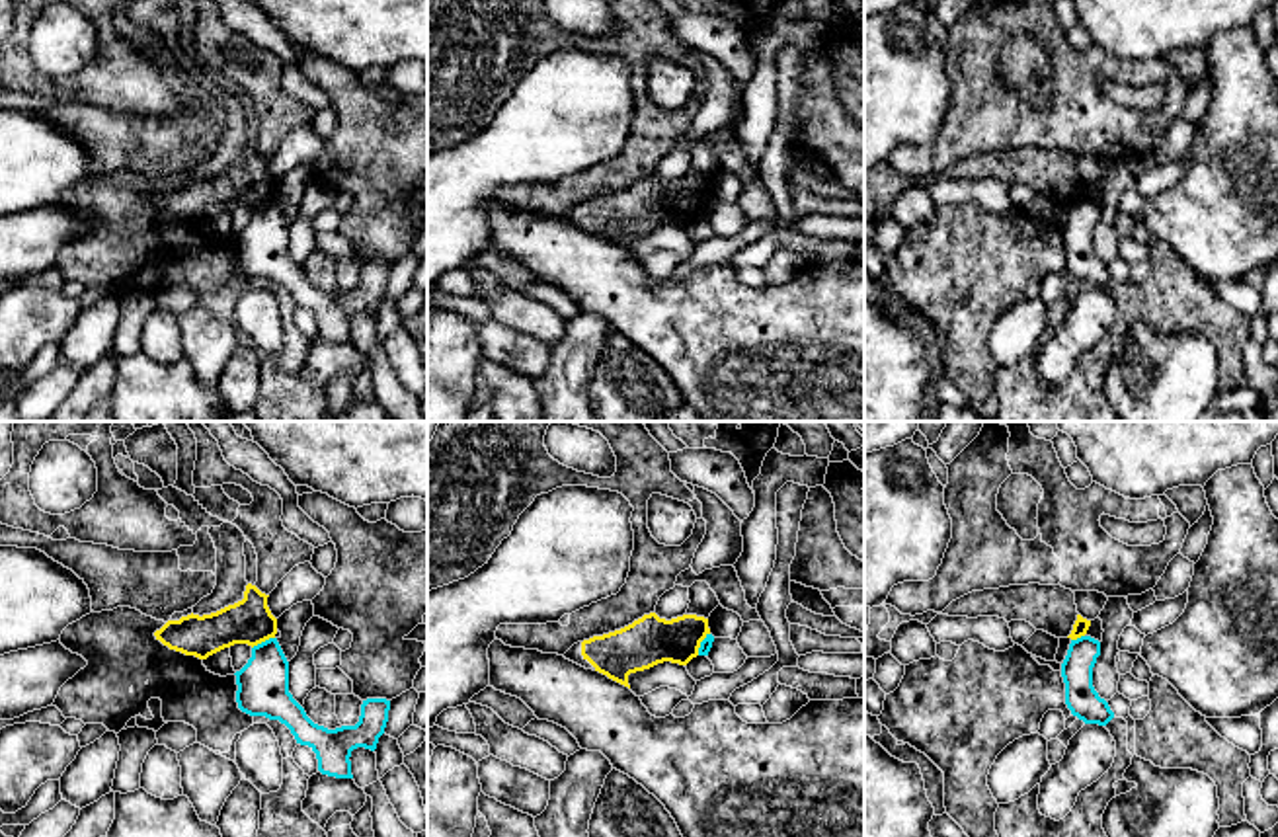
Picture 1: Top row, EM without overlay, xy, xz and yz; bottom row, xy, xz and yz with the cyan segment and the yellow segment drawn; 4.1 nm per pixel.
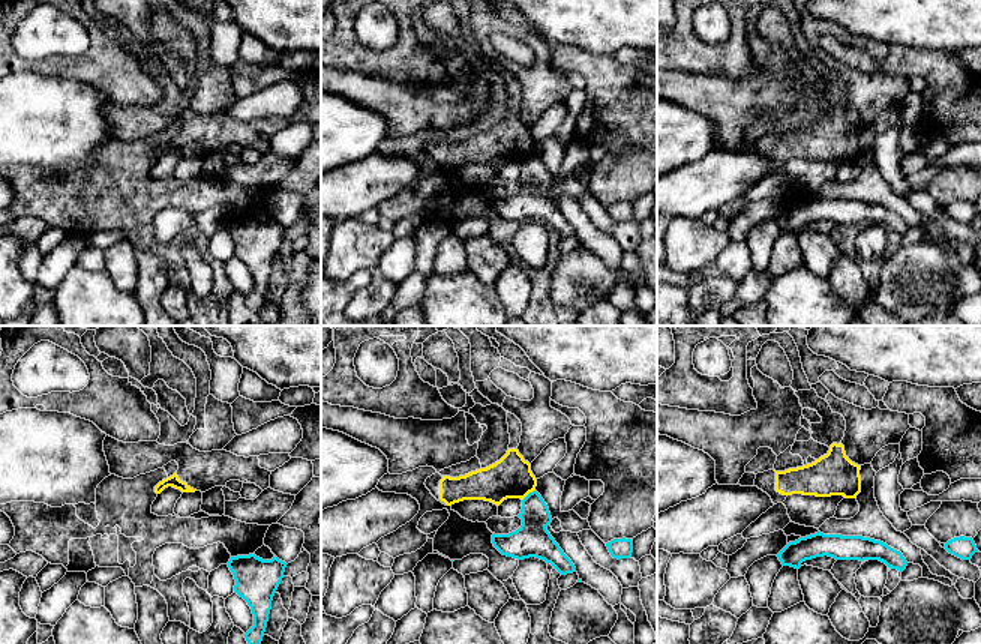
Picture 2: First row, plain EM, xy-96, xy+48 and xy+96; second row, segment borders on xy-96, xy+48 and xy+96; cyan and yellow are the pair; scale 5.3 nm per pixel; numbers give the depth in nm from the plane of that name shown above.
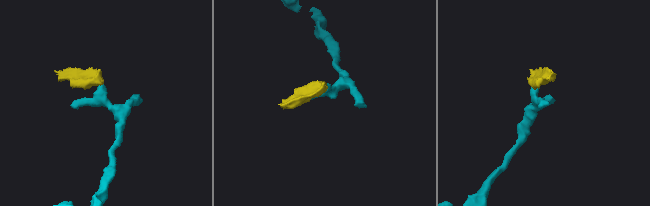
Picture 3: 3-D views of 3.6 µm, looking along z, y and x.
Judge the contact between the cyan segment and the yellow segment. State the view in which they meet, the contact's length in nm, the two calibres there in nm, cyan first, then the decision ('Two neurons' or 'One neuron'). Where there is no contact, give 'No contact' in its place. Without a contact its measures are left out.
Touches cyan in xy. Shared border 110 nm. Thickness 200 nm (cyan) against 190 nm. Two neurons

